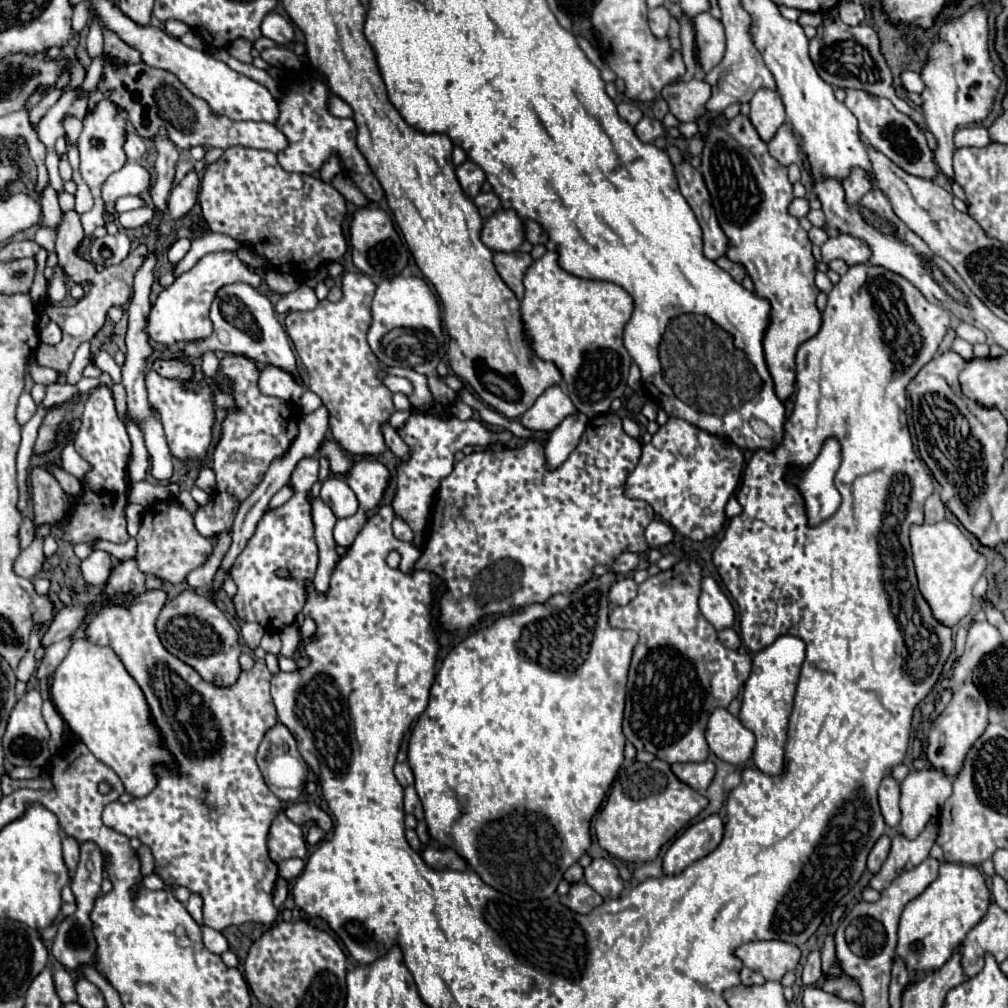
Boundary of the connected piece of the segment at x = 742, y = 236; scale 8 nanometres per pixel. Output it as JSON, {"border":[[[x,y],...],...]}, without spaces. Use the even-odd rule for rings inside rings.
{"border":[[[738,115],[726,127],[722,125],[722,117],[710,127],[702,151],[702,175],[712,195],[712,205],[716,209],[718,221],[722,221],[720,227],[728,237],[726,257],[742,265],[754,283],[756,295],[770,301],[770,325],[764,335],[764,357],[768,371],[774,379],[776,395],[778,399],[786,401],[794,393],[794,385],[796,385],[796,367],[794,367],[796,349],[800,343],[814,337],[820,329],[820,311],[816,307],[818,289],[814,285],[816,269],[810,251],[812,243],[806,231],[800,227],[798,219],[788,215],[788,205],[794,199],[792,185],[788,181],[788,169],[768,155],[766,143],[758,137],[748,117]]]}

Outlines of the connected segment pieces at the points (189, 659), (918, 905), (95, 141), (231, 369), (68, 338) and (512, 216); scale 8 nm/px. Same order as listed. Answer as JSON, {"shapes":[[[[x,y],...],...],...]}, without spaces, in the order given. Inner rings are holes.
{"shapes":[[[[192,589],[180,591],[162,607],[156,629],[162,639],[162,645],[178,659],[192,665],[206,681],[214,681],[216,685],[232,685],[238,679],[240,675],[238,633],[230,625],[228,617],[214,605],[212,599]]],[[[940,863],[940,875],[928,889],[912,899],[900,917],[896,957],[906,963],[906,969],[914,975],[934,971],[942,967],[958,945],[966,939],[966,933],[986,915],[990,905],[990,891],[984,875],[972,865]]],[[[102,99],[86,111],[86,117],[82,119],[82,123],[84,123],[84,127],[82,127],[82,133],[78,137],[80,173],[82,173],[82,179],[88,183],[92,195],[100,197],[102,183],[114,171],[120,171],[128,161],[128,157],[124,153],[128,119],[126,119],[126,111],[122,111],[122,107],[118,107],[116,103],[110,103],[110,99]]],[[[204,353],[202,357],[202,373],[204,377],[226,377],[230,385],[230,395],[234,399],[234,407],[228,409],[222,421],[222,437],[214,447],[214,461],[212,467],[216,471],[216,491],[210,495],[210,501],[198,509],[194,515],[194,523],[200,535],[214,537],[232,527],[234,515],[240,503],[258,487],[266,467],[278,455],[284,455],[294,443],[294,435],[298,435],[298,411],[292,405],[278,397],[262,395],[258,389],[258,375],[260,369],[252,359],[244,355],[226,355],[222,359],[216,353]],[[228,483],[228,485],[226,485]]],[[[138,245],[136,249],[130,251],[130,255],[114,265],[114,267],[106,267],[102,273],[96,273],[90,281],[92,281],[92,287],[90,291],[72,307],[58,307],[58,305],[52,305],[52,307],[46,307],[44,311],[48,313],[48,317],[62,329],[64,337],[62,337],[62,343],[58,343],[56,347],[46,347],[42,345],[38,349],[38,361],[40,363],[46,363],[48,367],[54,367],[54,369],[62,369],[62,371],[68,371],[68,365],[72,361],[72,353],[76,351],[76,347],[82,343],[82,341],[90,341],[104,325],[106,321],[106,313],[110,307],[114,305],[124,305],[128,299],[130,299],[130,293],[132,293],[132,281],[134,281],[134,273],[138,271],[138,267],[142,265],[144,257],[148,255],[148,249],[144,245]],[[68,353],[68,355],[66,355]]],[[[496,211],[482,227],[482,243],[492,251],[516,251],[524,241],[522,221],[514,211]]]]}

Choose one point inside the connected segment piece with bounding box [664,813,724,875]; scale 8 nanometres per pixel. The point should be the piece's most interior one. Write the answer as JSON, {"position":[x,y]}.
{"position":[698,840]}

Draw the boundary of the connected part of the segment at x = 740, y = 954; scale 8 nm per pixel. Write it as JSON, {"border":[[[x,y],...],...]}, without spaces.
{"border":[[[750,941],[740,945],[734,955],[748,969],[762,973],[770,981],[780,981],[800,961],[800,949],[786,941]]]}

